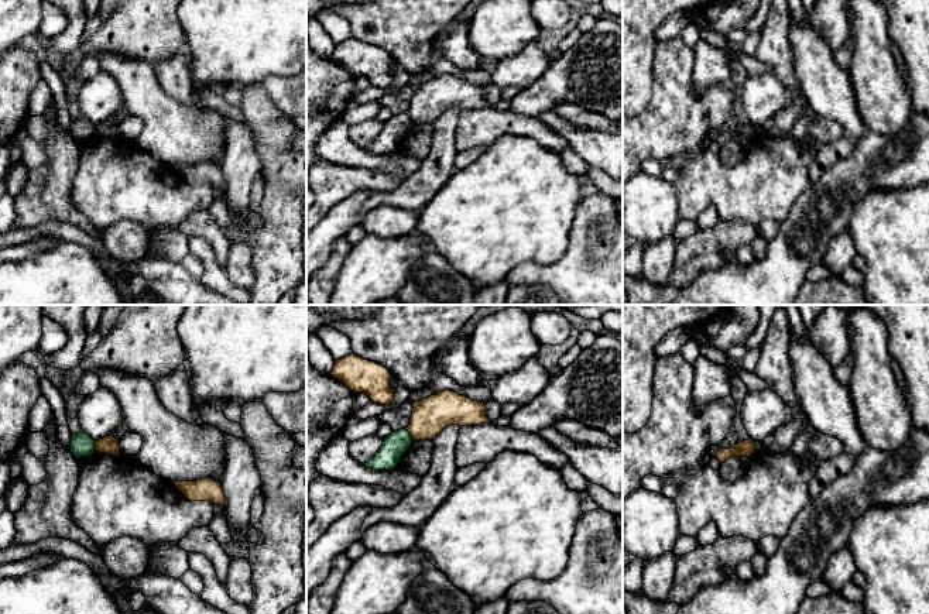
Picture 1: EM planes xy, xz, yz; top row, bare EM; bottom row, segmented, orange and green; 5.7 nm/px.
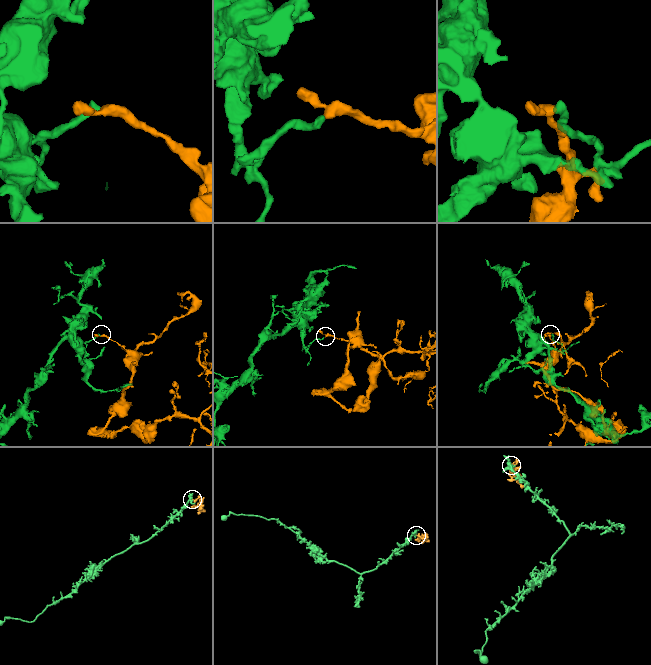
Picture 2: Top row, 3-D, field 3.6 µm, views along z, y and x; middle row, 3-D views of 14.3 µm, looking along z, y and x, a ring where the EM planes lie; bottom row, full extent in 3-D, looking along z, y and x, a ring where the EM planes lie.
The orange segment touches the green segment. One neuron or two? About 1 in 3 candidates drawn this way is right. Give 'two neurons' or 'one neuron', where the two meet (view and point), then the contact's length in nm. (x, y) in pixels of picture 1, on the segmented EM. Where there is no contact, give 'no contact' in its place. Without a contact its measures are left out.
two neurons | xy (95, 446) | 70 nm

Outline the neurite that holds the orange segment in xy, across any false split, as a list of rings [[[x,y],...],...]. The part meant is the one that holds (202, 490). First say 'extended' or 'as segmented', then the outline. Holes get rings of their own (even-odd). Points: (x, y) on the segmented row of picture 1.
as segmented | [[[203,478],[198,481],[174,481],[174,484],[191,501],[210,501],[224,505],[224,493],[219,481]]]

